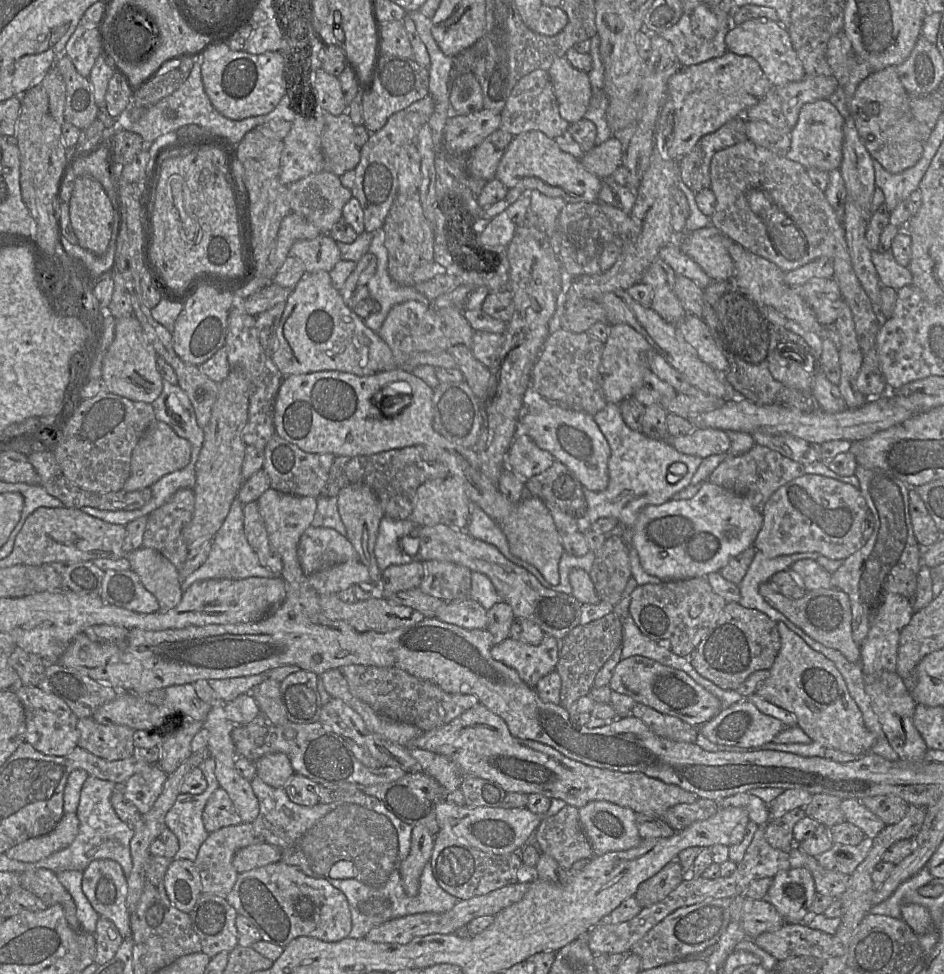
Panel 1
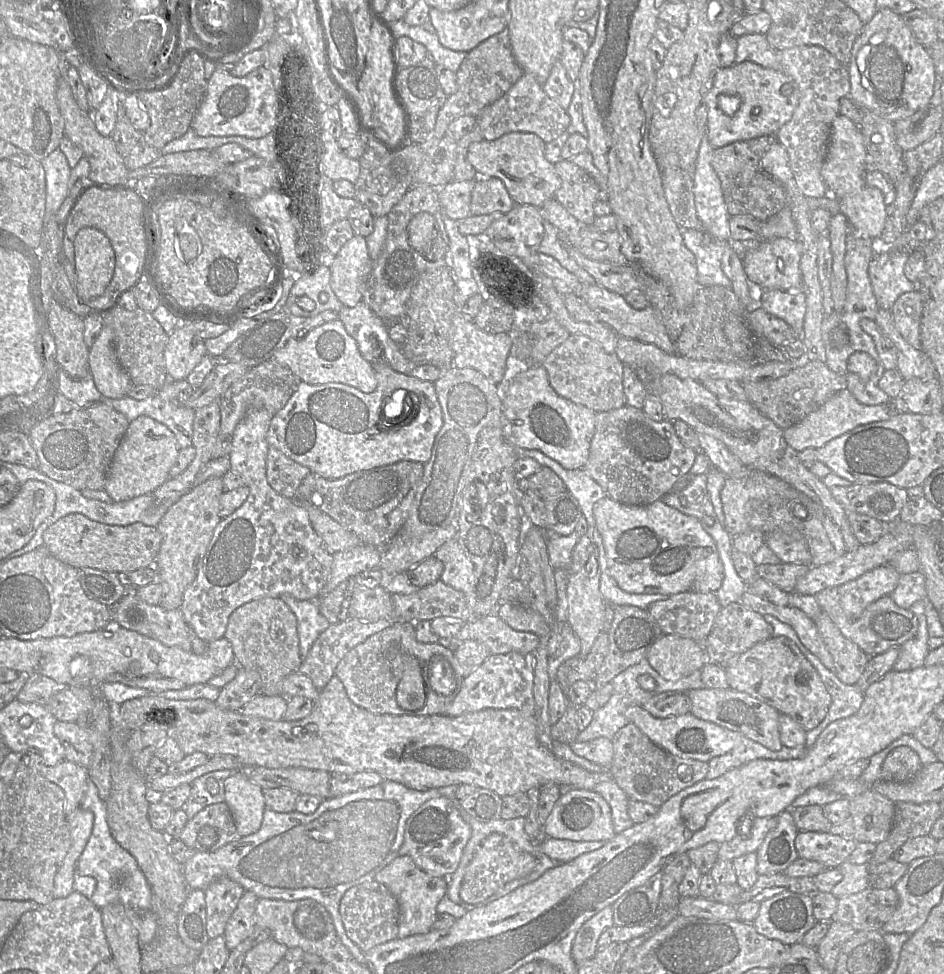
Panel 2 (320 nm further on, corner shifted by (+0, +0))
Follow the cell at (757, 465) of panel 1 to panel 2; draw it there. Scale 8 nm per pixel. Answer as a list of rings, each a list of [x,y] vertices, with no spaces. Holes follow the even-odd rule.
[[[751,471],[743,478],[726,477],[721,501],[724,528],[731,537],[750,530],[760,530],[764,534],[774,529],[800,533],[806,539],[811,553],[810,567],[830,563],[847,552],[841,532],[818,504],[787,482],[765,471]]]

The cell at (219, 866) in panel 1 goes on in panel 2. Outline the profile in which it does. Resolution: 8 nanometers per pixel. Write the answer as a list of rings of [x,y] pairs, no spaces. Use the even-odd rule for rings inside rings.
[[[227,877],[215,880],[204,890],[209,938],[224,935],[226,923],[244,892],[240,884]]]

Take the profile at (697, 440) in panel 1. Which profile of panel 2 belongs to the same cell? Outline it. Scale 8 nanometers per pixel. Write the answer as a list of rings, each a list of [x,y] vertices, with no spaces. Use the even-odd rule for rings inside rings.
[[[624,406],[596,413],[595,432],[590,442],[584,469],[607,493],[607,496],[626,505],[649,505],[670,492],[674,483],[687,475],[697,451],[686,446],[677,436],[670,420],[655,421],[643,409]]]

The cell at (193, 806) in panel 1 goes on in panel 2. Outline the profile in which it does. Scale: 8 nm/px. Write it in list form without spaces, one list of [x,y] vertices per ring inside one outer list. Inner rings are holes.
[[[223,769],[206,773],[191,783],[191,793],[181,809],[192,819],[211,804],[225,802],[225,781],[236,770]]]

